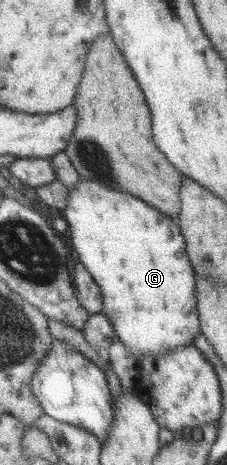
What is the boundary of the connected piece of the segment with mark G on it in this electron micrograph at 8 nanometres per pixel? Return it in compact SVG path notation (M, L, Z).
M80 178L67 194L63 217L67 222L73 251L79 263L99 286L103 307L101 312L113 326L113 335L123 342L136 361L147 354L163 354L171 348L193 343L200 333L196 309L195 275L185 252L185 240L177 219L163 215L151 205L127 192Z

